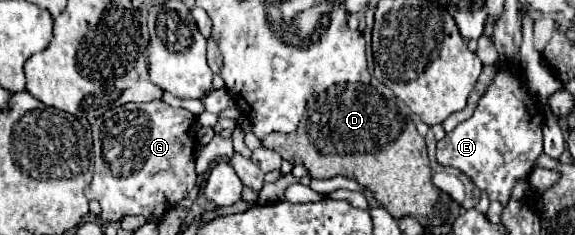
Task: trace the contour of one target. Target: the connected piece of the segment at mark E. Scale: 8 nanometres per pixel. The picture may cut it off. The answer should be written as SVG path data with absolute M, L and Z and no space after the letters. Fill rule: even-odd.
M497 67L495 79L479 99L475 113L437 141L437 163L463 171L491 201L507 205L513 185L529 179L535 159L543 153L543 107L529 95L517 67Z

